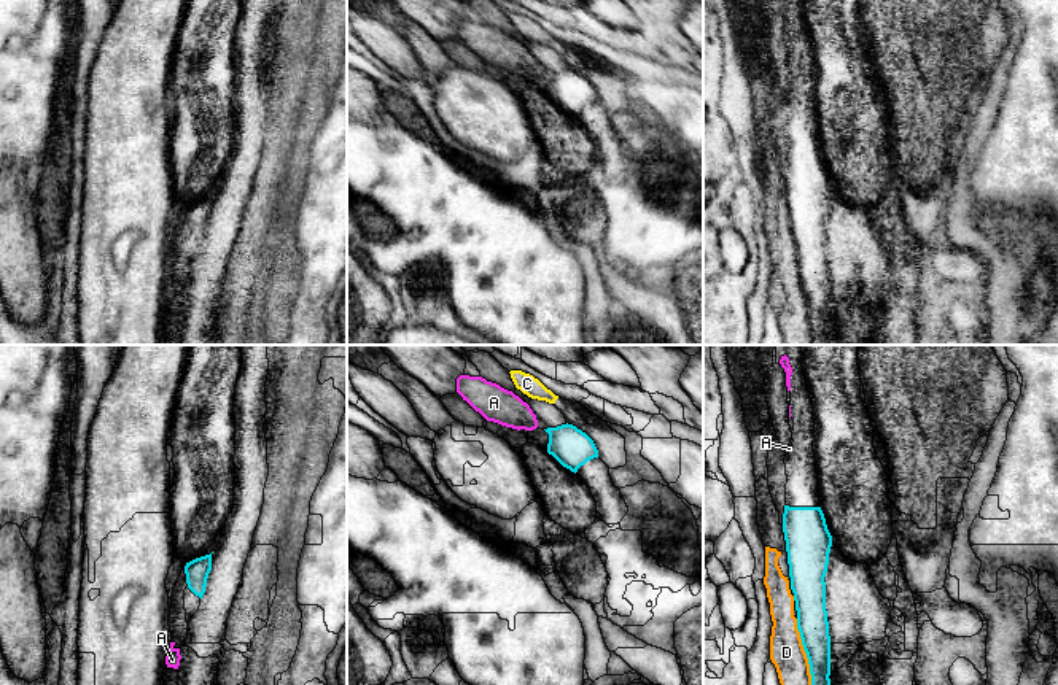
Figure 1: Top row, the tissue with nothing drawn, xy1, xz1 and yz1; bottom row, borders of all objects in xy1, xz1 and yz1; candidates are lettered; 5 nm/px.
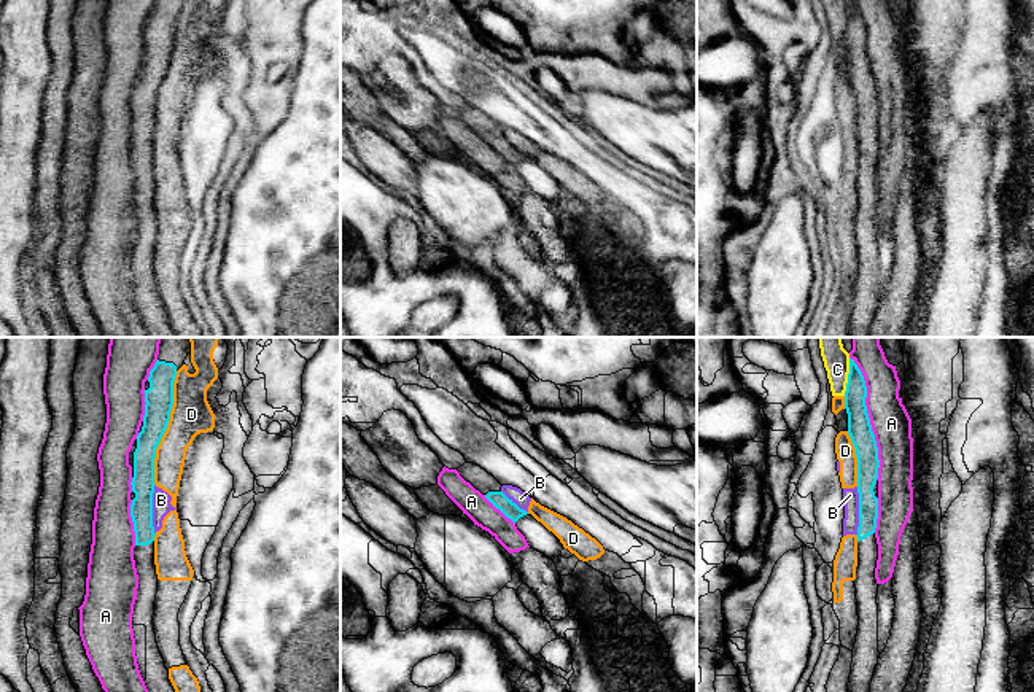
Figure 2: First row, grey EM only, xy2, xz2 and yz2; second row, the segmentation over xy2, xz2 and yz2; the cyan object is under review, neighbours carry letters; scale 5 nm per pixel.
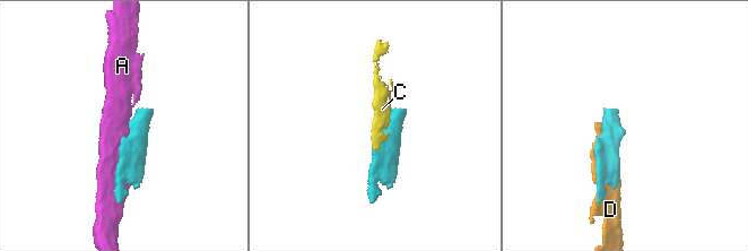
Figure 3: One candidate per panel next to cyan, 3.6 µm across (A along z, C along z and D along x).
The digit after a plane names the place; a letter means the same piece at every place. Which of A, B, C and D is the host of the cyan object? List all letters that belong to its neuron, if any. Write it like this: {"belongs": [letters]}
{"belongs": []}

